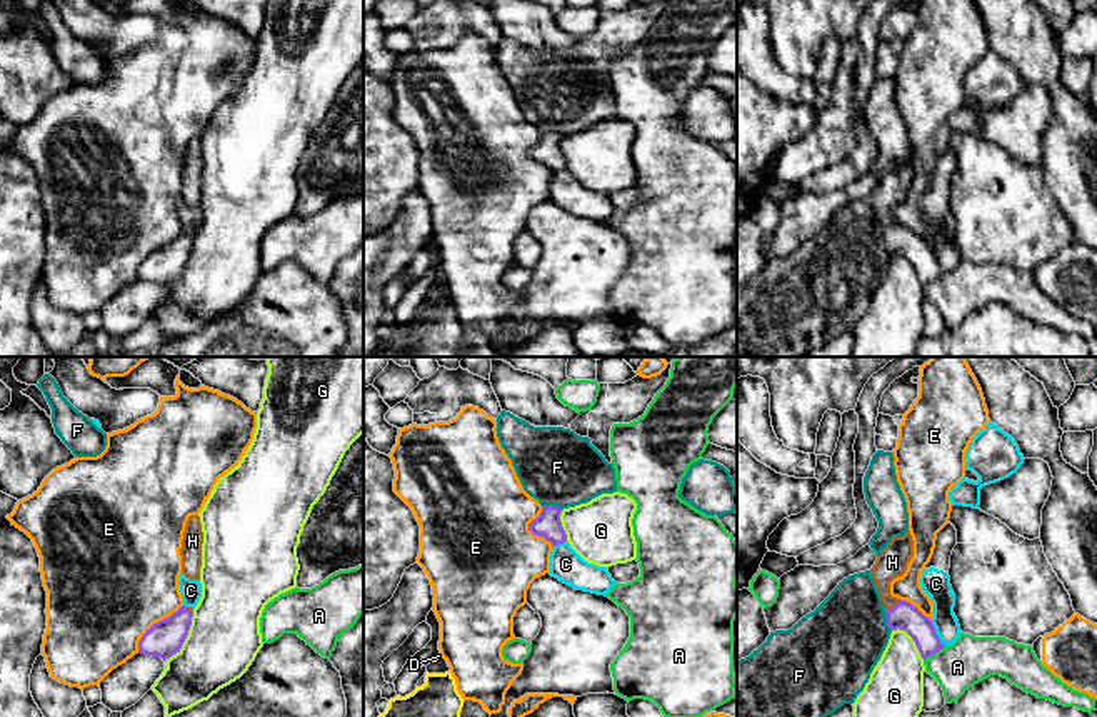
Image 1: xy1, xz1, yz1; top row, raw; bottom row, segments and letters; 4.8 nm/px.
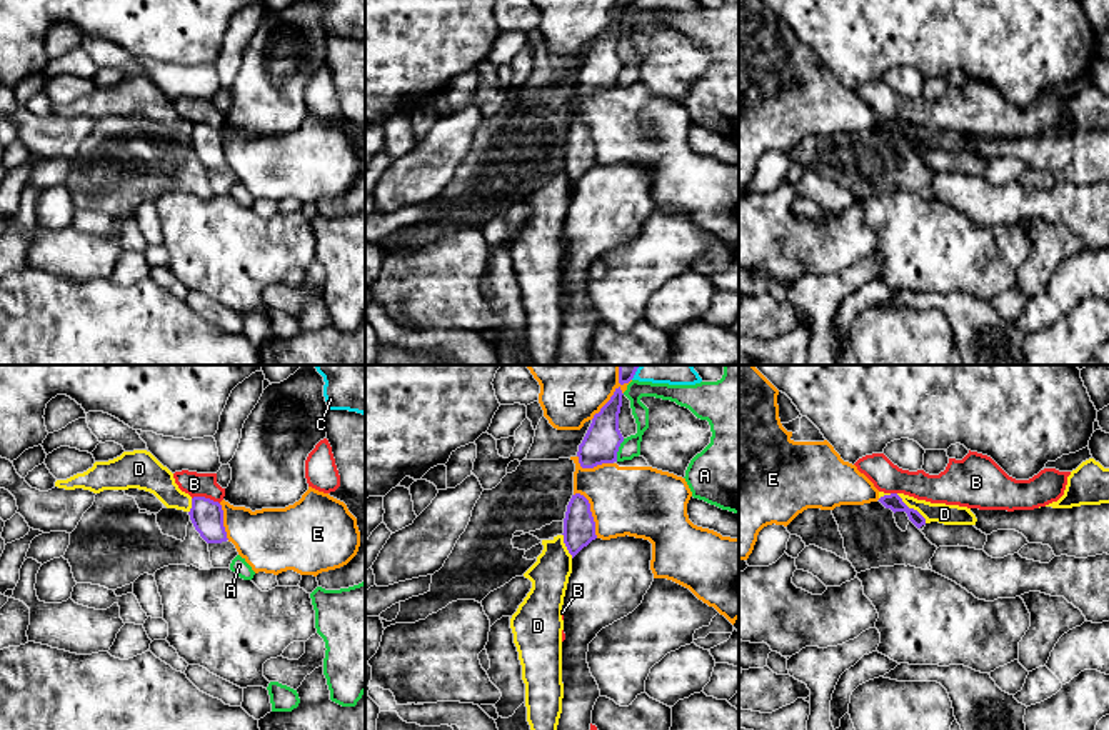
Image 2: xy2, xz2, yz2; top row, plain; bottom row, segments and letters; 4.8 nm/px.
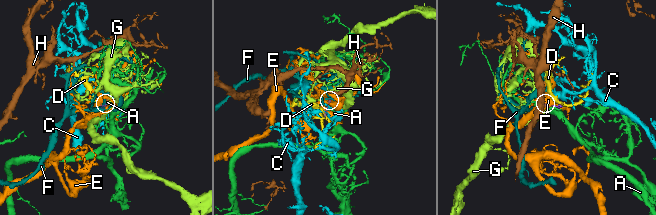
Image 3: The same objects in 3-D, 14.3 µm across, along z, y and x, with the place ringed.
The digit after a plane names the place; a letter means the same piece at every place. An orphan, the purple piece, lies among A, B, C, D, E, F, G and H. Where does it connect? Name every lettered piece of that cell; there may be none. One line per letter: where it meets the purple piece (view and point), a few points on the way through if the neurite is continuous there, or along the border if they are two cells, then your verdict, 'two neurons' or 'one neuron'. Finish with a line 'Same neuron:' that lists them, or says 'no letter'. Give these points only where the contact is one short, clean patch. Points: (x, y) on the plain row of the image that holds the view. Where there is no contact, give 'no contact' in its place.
A: meets purple in xz2 at (617, 77); two neurons
B: meets purple in xy2 at (204, 124); border along xy2 (192, 124), (209, 124), (219, 130); two neurons
C: meets purple in yz1 at (936, 260); border along yz1 (931, 247), (944, 272); two neurons
D: meets purple in yz2 at (913, 135); border along yz2 (896, 120), (926, 149); two neurons
E: meets purple in xz2 at (611, 24); two neurons
F: meets purple in yz1 at (887, 245); border along yz1 (884, 234), (891, 257); two neurons
G: meets purple in xy1 at (185, 264); border along xy1 (194, 239), (184, 270), (167, 285); two neurons
H: meets purple in yz1 at (894, 234); runs through yz1 (904, 242), (894, 234), (884, 219), (892, 189); one neuron
Same neuron: H

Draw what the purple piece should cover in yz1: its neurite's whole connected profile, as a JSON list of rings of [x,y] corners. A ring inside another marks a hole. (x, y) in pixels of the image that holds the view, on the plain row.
[[[907,155],[904,163],[894,163],[880,178],[870,200],[885,232],[887,252],[890,257],[905,257],[915,268],[920,283],[925,287],[945,273],[940,268],[932,247],[910,228],[890,222],[890,208],[905,200],[912,182],[914,167]]]

